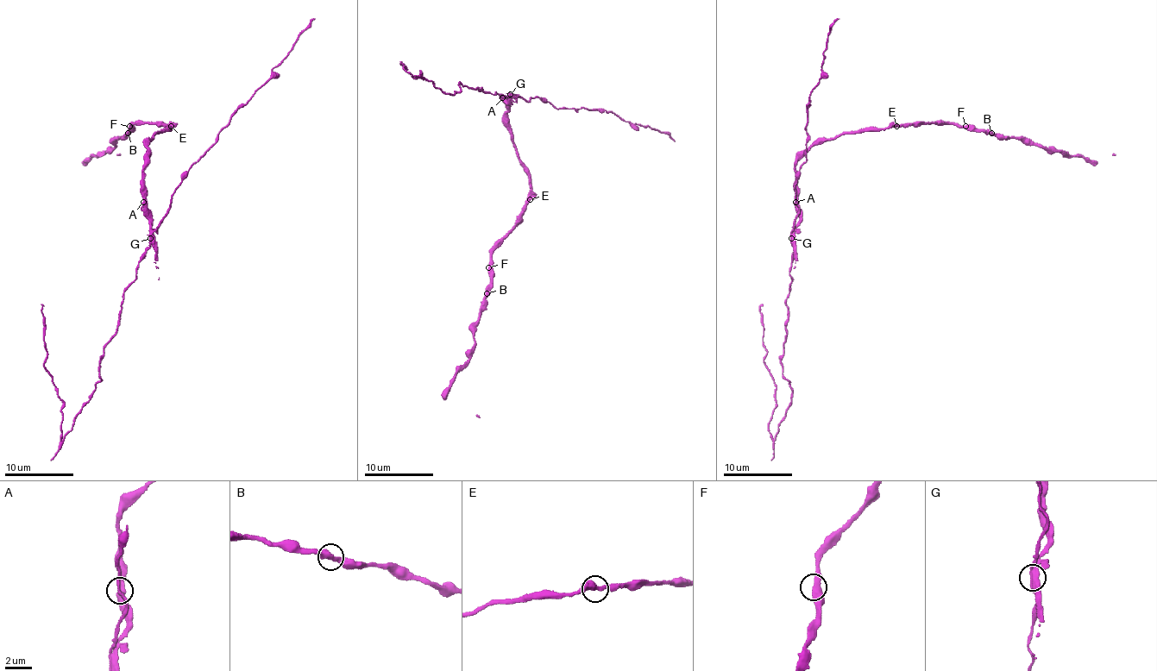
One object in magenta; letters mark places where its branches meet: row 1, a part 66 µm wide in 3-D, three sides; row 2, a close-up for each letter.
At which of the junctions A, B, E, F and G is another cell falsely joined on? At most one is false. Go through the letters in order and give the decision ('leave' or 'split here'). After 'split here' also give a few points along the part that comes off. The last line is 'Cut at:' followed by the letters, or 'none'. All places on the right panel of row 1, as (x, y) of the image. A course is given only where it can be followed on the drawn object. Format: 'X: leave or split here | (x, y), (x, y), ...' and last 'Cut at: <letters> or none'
A: leave
B: leave
E: leave
F: leave
G: split here | (792, 238), (787, 335), (780, 361), (792, 400), (775, 438), (768, 428), (775, 382), (764, 365), (763, 304)
Cut at: G

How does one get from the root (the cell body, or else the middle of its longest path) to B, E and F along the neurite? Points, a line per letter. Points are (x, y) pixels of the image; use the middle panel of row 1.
B: (504, 97), (511, 139), (528, 175), (530, 192), (521, 220), (492, 253), (490, 290), (487, 293)
E: (504, 97), (507, 125), (516, 147), (516, 156), (528, 175), (530, 199)
F: (504, 97), (511, 139), (516, 147), (516, 156), (528, 175), (530, 192), (521, 220), (493, 250), (488, 267)

